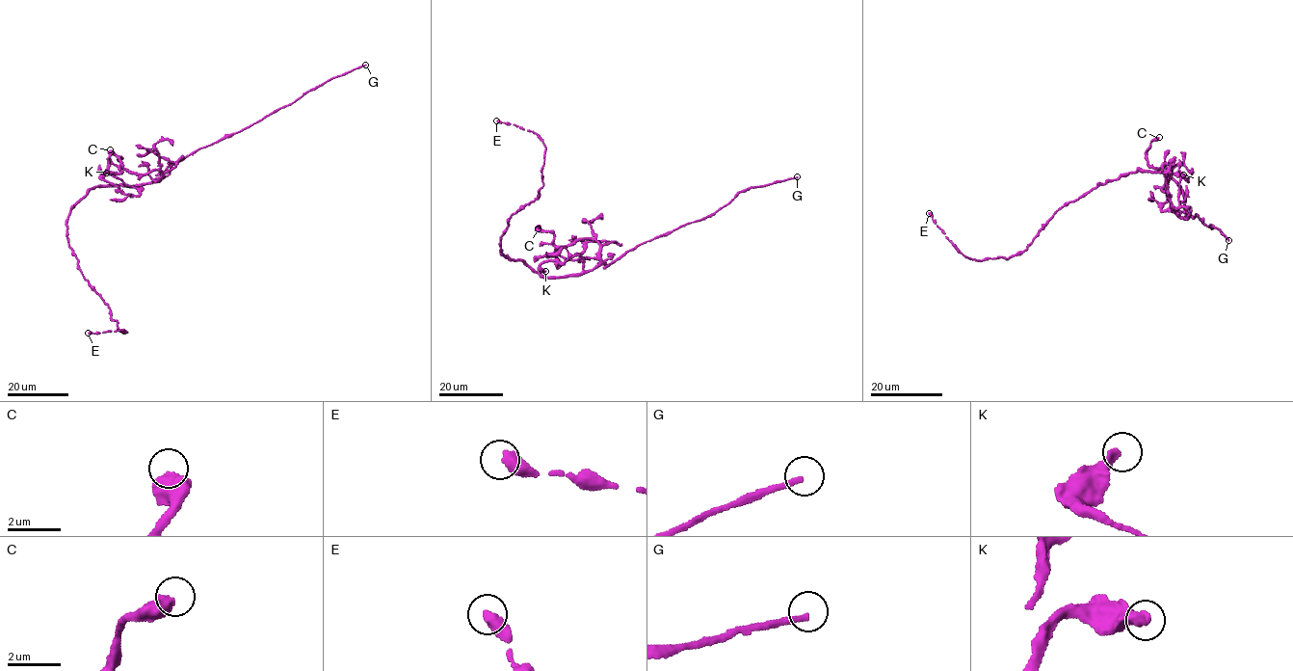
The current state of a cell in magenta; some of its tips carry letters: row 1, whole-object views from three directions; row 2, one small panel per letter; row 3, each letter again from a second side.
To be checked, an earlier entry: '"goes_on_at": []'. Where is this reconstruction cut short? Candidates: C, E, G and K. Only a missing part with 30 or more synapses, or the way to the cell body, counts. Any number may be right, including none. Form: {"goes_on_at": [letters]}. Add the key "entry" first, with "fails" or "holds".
{"entry": "fails", "goes_on_at": ["G"]}

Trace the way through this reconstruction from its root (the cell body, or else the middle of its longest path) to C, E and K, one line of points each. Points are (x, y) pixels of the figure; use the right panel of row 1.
C: (1181, 191), (1186, 218), (1174, 210), (1162, 189), (1167, 170), (1148, 164), (1147, 149), (1159, 137)
E: (1181, 191), (1157, 172), (1121, 174), (1065, 202), (1026, 250), (1008, 258), (965, 257), (929, 213)
K: (1181, 191), (1185, 211), (1161, 210), (1160, 205), (1167, 200), (1169, 178), (1174, 174), (1183, 174)

